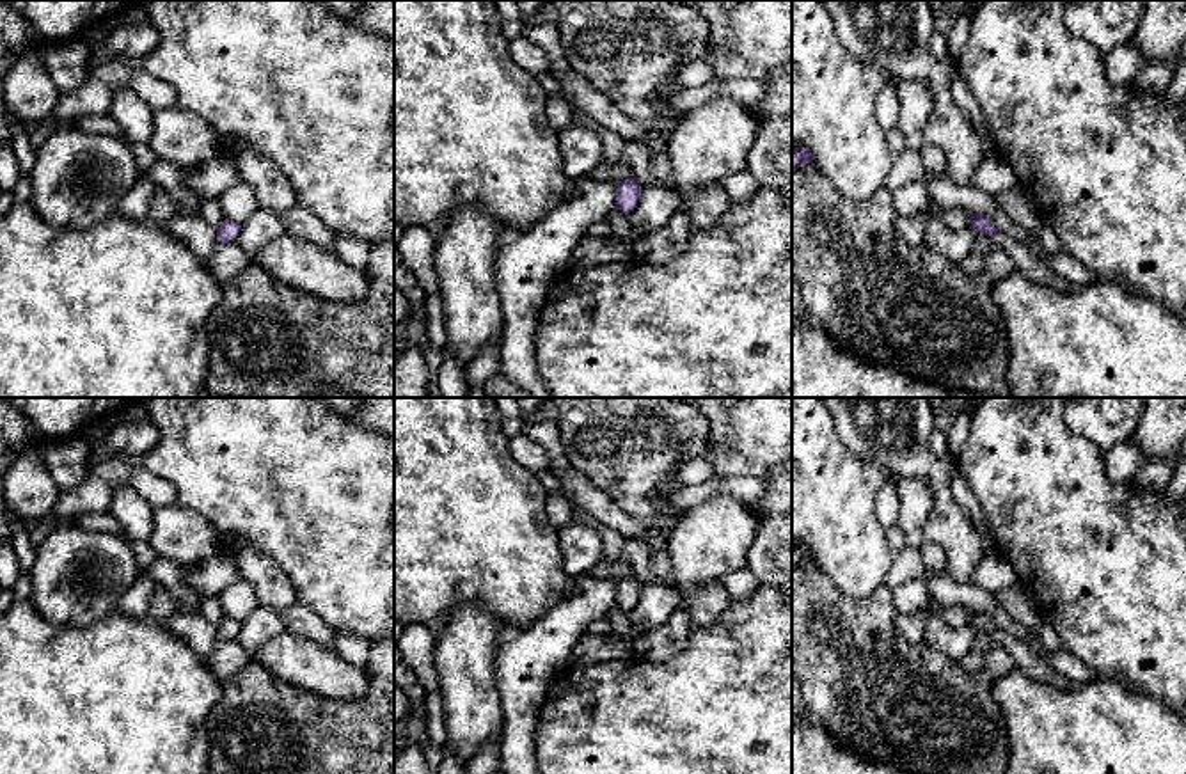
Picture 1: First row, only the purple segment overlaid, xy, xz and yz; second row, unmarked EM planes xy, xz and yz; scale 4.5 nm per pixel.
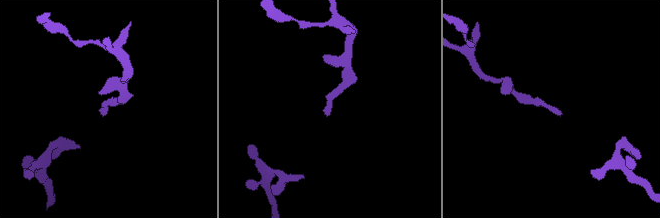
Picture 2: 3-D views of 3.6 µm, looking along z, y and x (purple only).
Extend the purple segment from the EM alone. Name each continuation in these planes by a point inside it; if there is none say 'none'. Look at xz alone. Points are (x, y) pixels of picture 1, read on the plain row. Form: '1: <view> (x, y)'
none

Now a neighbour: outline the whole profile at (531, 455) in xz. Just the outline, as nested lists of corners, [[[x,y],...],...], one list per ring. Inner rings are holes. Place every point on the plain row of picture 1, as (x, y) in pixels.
[[[524,435],[511,440],[511,453],[513,458],[533,474],[547,470],[552,465],[552,458],[547,449]]]

